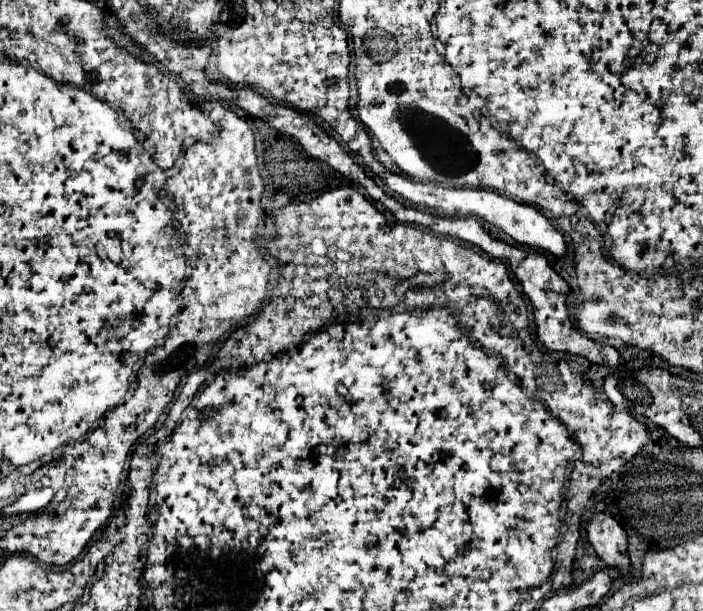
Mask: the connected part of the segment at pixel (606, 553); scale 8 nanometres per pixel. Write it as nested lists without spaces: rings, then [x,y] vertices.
[[[595,513],[587,521],[587,537],[597,555],[611,567],[619,567],[621,573],[629,571],[627,535],[623,527],[609,513]]]

